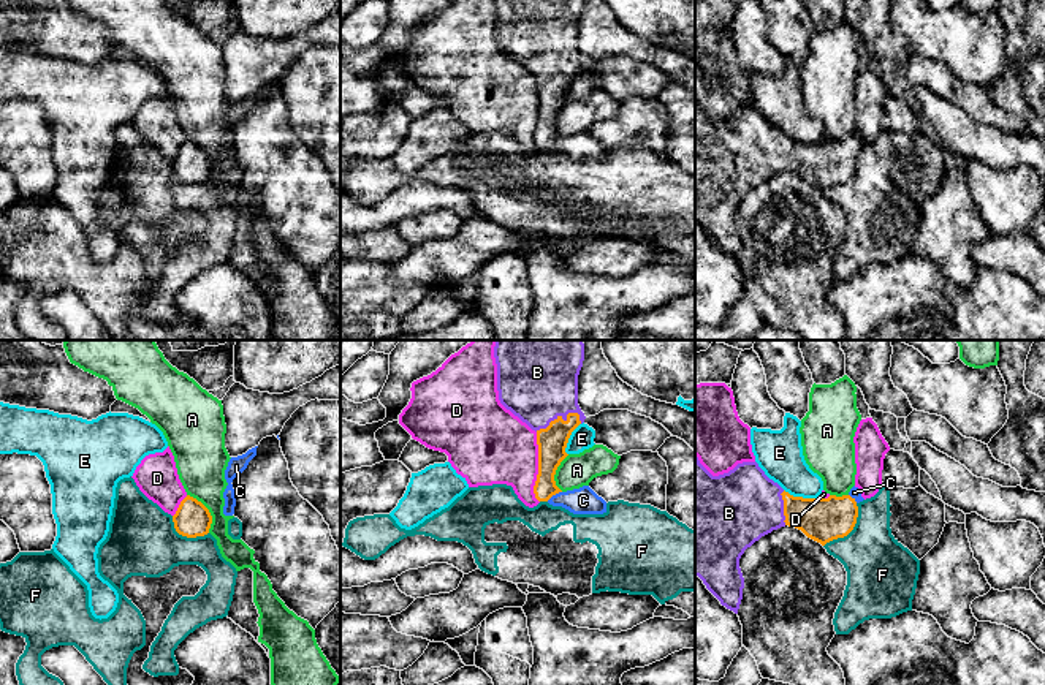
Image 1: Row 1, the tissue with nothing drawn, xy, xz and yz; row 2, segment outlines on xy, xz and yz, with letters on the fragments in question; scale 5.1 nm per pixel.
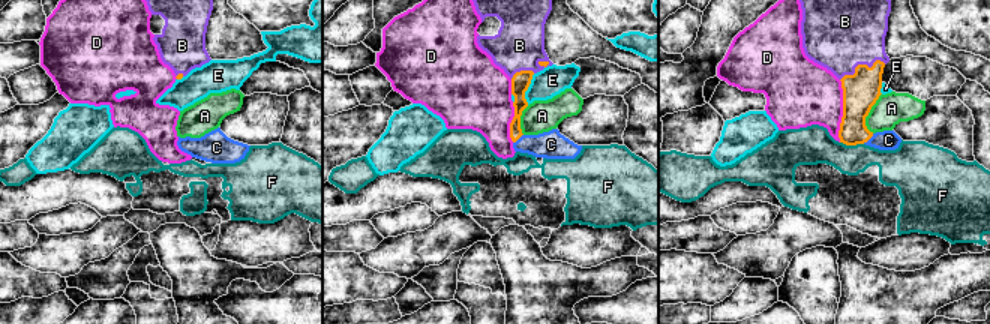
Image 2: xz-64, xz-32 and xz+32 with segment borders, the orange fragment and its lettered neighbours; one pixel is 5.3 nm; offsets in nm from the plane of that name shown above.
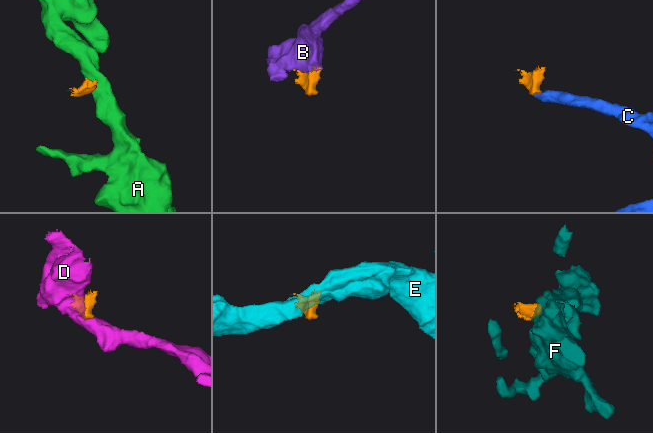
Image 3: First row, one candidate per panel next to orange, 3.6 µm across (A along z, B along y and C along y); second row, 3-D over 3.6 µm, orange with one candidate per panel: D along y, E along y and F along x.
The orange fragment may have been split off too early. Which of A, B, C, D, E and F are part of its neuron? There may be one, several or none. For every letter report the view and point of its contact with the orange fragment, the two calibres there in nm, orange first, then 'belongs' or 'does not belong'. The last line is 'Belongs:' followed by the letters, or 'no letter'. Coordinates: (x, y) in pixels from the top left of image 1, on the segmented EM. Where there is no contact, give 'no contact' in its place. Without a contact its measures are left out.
A: meets orange in xy at (208, 511); 180 nm thick on the orange side, 240 nm on the other; does not belong
B: meets orange in xz at (558, 416); 150 nm thick on the orange side, 420 nm on the other; belongs
C: meets orange in xz at (553, 494); 140 nm thick on the orange side, 140 nm on the other; belongs
D: meets orange in xz at (539, 467); 150 nm thick on the orange side, 380 nm on the other; does not belong
E: meets orange in yz at (801, 497); 220 nm thick on the orange side, 240 nm on the other; does not belong
F: meets orange in yz at (851, 530); 220 nm thick on the orange side, 340 nm on the other; does not belong
Belongs: B, C

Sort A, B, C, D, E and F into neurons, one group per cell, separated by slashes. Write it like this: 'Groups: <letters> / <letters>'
Groups: A / B C / D / E / F

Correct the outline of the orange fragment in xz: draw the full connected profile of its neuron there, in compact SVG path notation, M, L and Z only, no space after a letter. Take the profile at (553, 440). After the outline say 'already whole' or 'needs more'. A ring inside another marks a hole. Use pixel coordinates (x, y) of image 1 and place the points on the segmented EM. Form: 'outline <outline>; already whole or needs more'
outline M496 340L500 403L537 432L538 501L573 514L603 514L606 501L589 486L562 492L554 481L572 432L586 416L578 405L583 340Z; needs more

